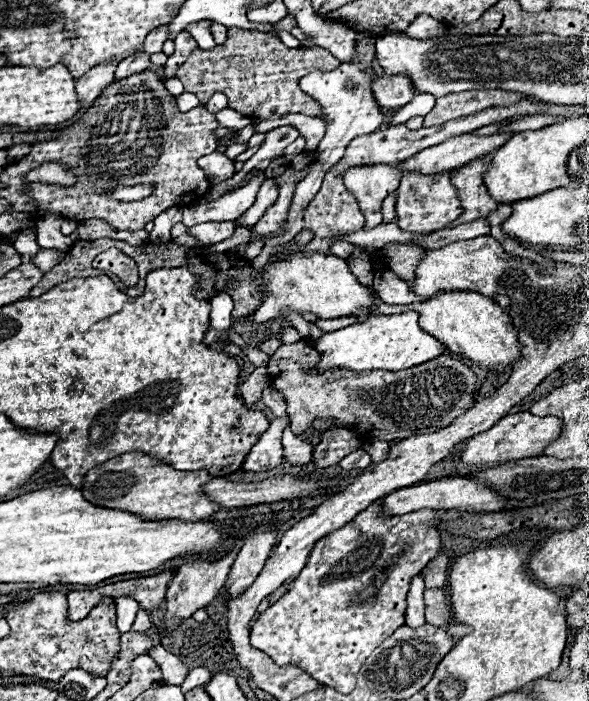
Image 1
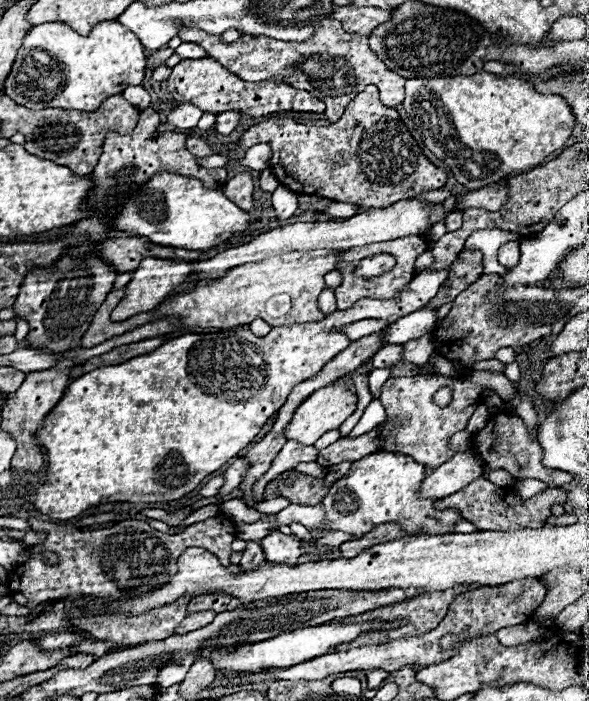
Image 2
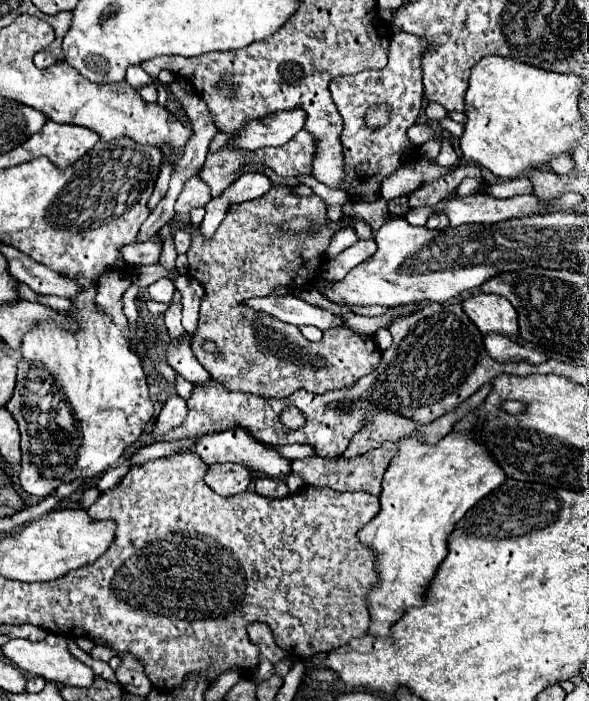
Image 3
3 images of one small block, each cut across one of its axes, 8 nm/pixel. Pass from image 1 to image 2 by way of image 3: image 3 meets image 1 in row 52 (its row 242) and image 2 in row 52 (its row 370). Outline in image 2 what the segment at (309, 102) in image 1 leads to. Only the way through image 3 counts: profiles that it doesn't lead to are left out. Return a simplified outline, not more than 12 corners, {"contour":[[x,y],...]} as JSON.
{"contour":[[338,20],[298,44],[268,36],[222,42],[178,28],[182,42],[248,82],[286,80],[338,122],[374,84],[396,108],[406,78]]}

